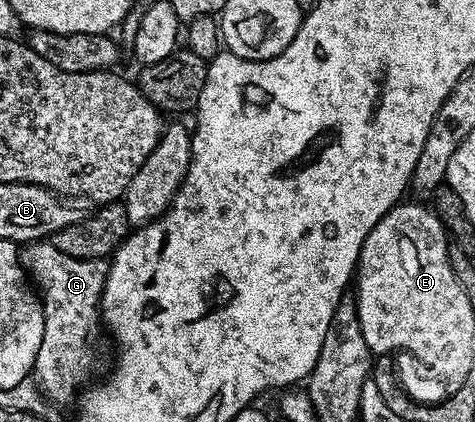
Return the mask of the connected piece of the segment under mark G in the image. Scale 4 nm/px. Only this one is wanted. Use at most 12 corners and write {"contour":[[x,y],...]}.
{"contour":[[24,244],[41,294],[33,381],[72,404],[92,380],[108,262]]}

